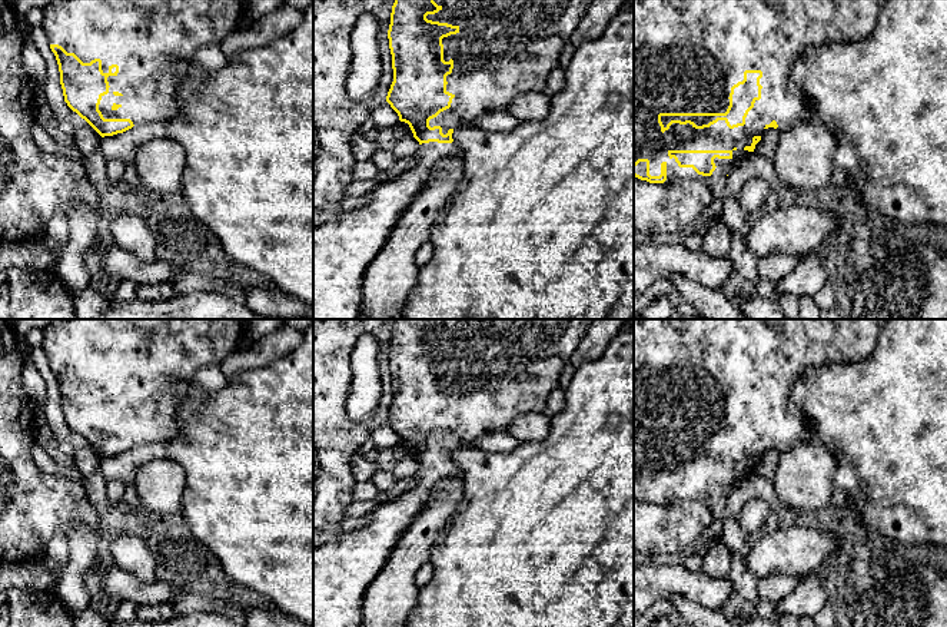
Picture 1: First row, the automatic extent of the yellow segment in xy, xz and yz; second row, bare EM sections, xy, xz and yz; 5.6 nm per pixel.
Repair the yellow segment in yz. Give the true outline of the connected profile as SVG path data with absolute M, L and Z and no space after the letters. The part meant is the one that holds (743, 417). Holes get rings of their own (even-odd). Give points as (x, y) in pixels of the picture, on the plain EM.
M634 319L634 497L649 504L695 501L708 507L712 522L705 538L715 537L724 527L727 495L732 487L754 472L765 449L784 454L798 444L813 442L813 427L790 401L790 392L808 366L861 362L871 356L887 319Z

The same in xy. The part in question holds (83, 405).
M63 319L54 321L44 329L43 349L56 376L64 422L84 439L102 458L123 454L137 444L163 444L179 434L176 409L185 398L187 385L199 368L220 365L230 354L242 346L246 319Z

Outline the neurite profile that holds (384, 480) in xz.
M378 468L376 472L371 477L371 481L376 485L379 491L389 490L396 478L391 471Z

